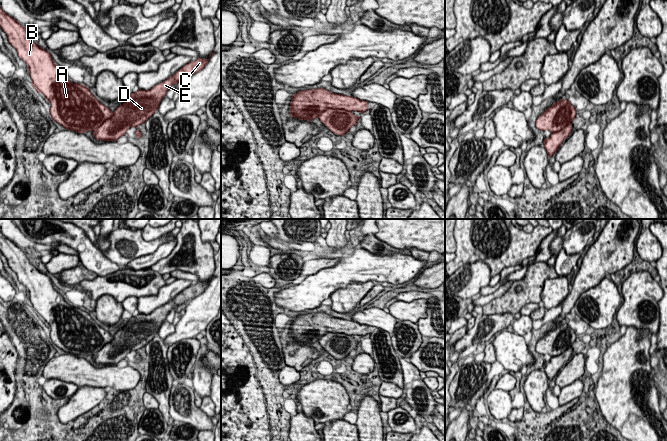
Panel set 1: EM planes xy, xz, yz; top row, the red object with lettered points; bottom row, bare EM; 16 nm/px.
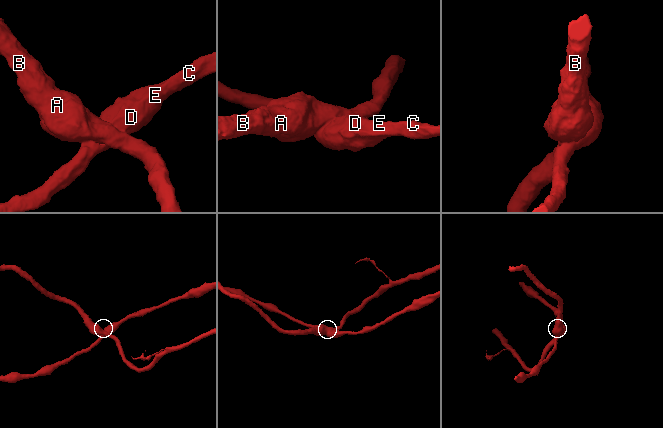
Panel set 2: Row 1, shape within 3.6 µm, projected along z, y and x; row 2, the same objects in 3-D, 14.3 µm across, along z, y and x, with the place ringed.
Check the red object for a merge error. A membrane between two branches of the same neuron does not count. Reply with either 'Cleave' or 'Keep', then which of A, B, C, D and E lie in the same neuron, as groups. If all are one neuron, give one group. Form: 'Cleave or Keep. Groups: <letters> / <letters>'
Cleave. Groups: A B / C D E

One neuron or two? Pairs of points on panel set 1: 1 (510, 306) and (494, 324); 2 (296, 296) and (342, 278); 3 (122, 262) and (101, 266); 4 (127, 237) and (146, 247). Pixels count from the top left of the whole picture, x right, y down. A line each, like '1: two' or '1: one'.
1: two
2: one
3: two
4: one

